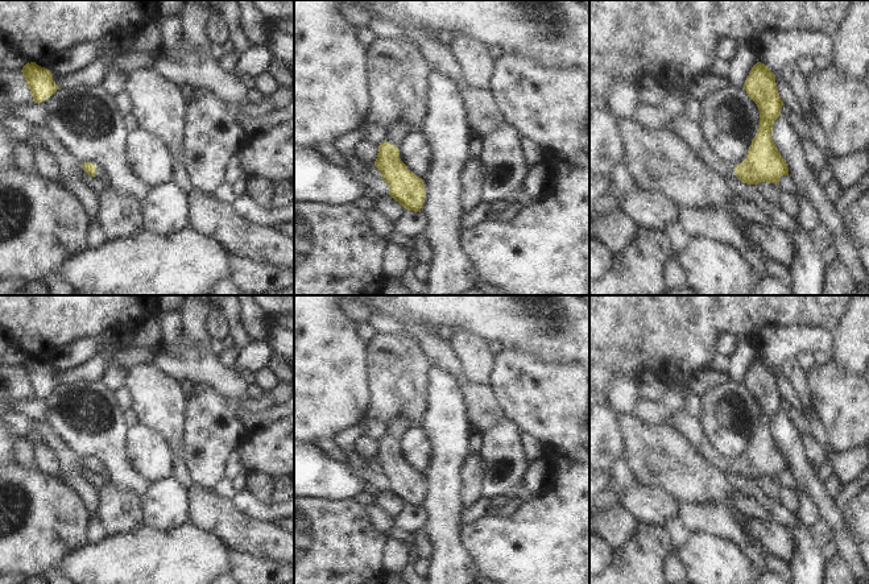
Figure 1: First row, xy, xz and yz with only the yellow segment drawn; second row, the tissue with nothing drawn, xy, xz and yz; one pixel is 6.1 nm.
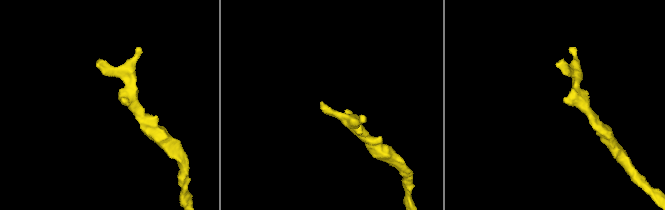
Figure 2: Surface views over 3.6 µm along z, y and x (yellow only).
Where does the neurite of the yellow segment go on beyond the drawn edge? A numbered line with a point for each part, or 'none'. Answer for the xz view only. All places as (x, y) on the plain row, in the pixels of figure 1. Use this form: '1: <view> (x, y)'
1: xz (398, 425)

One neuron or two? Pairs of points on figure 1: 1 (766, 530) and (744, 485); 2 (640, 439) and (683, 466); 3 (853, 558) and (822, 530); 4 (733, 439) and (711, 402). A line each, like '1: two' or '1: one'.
1: two
2: one
3: two
4: one

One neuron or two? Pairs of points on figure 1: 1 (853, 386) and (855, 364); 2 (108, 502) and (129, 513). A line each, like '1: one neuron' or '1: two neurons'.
1: two neurons
2: one neuron

